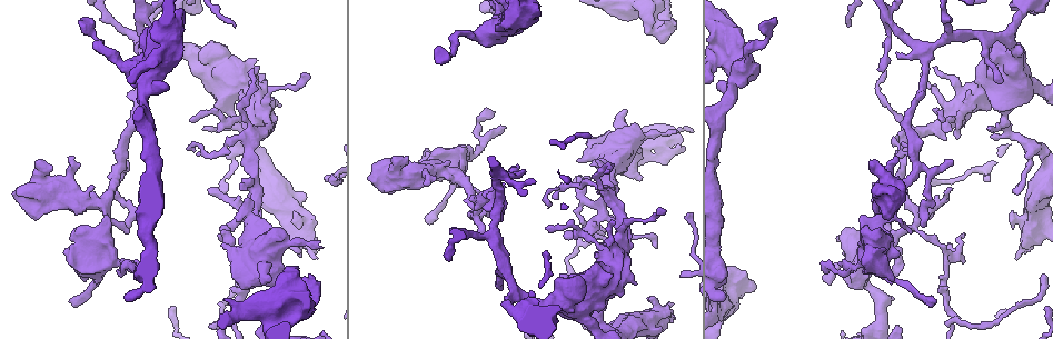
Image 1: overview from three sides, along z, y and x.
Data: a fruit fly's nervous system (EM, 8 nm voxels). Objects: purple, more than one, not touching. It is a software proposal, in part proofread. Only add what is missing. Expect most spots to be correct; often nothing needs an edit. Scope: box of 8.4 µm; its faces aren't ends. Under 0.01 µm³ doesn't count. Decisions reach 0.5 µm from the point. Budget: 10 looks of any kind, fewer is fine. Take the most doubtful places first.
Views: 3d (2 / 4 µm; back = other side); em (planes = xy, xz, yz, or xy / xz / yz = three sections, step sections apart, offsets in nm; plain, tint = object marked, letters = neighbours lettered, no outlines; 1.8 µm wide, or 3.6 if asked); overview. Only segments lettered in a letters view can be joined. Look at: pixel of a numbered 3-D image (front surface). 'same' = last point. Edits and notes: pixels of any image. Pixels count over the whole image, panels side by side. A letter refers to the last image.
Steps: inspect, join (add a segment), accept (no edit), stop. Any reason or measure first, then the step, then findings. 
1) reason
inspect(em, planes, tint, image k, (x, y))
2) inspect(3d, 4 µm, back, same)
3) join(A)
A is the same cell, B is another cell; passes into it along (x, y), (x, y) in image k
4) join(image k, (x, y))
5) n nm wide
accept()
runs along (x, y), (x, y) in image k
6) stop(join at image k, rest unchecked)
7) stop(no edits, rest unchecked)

inspect(3d, 2 µm, image 1, (256, 196))

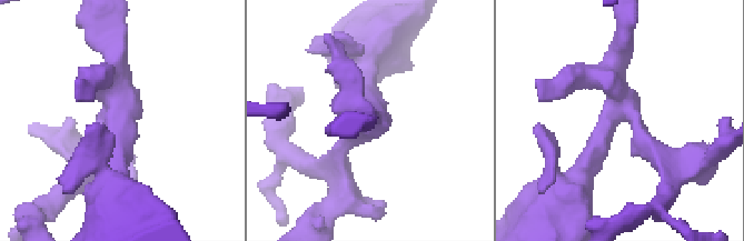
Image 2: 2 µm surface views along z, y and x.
now the EM
inspect(em, planes, plain, image 2, (117, 113))

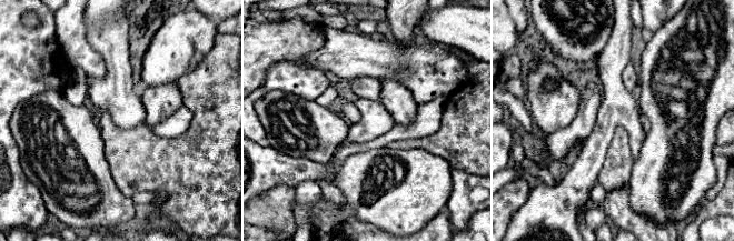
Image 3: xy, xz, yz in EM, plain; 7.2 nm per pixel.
see the neighbours
inspect(em, planes, letters, same)

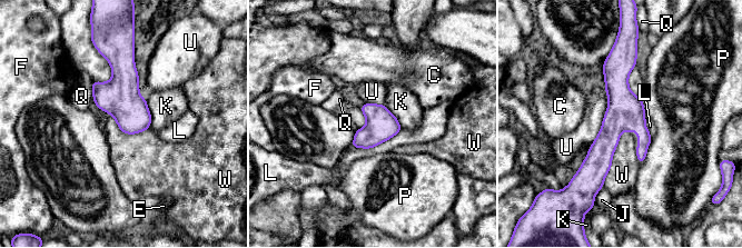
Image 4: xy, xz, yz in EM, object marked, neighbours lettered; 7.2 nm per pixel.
W touches over 460 nm
accept()
C, E, F, J, K, L, P, Q, U and W are other cells; runs along (616, 57), (616, 120), (599, 186) in image 4; none of them fits

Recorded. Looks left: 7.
sharp bend
inspect(em, planes, tint, image 1, (856, 266))

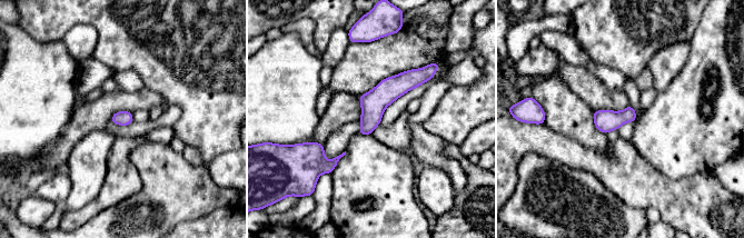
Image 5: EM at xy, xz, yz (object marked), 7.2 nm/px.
inspect(em, planes, letters, same)

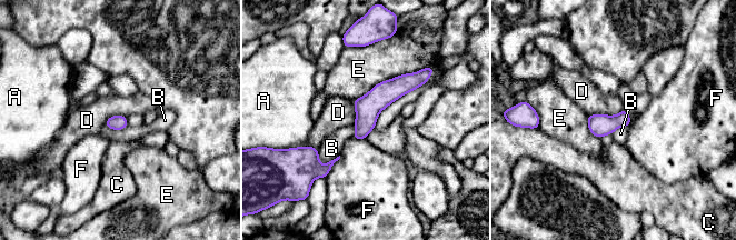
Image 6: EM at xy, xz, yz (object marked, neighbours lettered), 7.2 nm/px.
accept()
A, B, C, D, E and F are other cells; none of them fits

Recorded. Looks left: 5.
free end
inspect(3d, 2 µm, image 1, (416, 182))

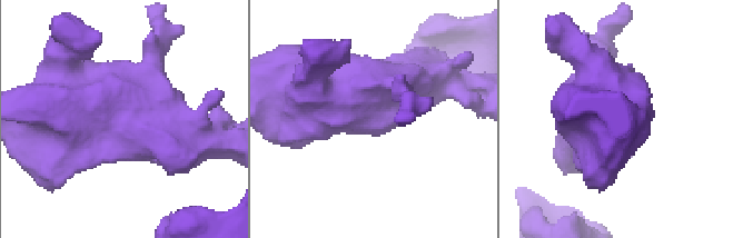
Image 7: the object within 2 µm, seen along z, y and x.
inspect(em, 3.6 µm, planes, tint, image 7, (379, 115))

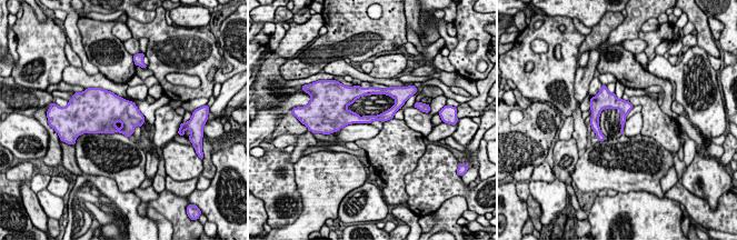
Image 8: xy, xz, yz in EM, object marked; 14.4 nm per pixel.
what lies round it
inspect(em, 3.6 µm, planes, letters, same)

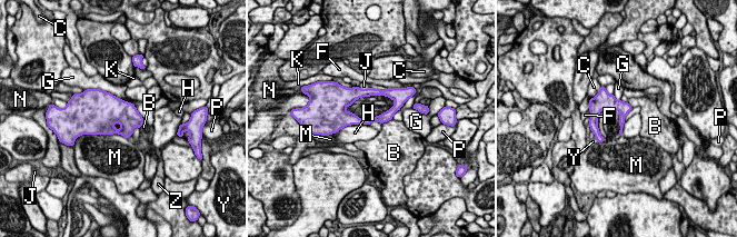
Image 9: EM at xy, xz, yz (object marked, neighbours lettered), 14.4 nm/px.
accept()
B, C, F, G, H, J, K, M, N, P, Y and Z are other cells; border along (631, 107), (624, 120) in image 9; none of them fits

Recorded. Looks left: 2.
inspect(3d, 4 µm, image 1, (993, 90))

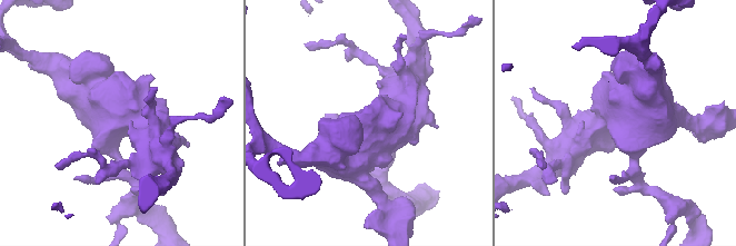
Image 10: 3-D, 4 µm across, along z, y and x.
4 arms
inspect(em, 3.6 µm, xy, step 16, letters, image 10, (614, 121))

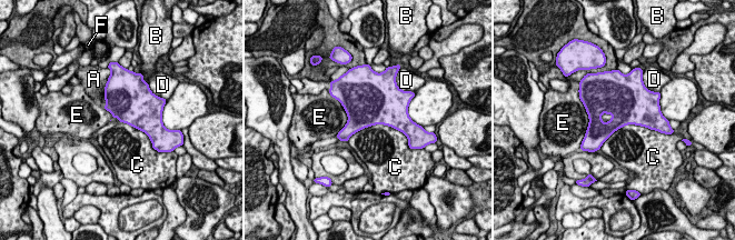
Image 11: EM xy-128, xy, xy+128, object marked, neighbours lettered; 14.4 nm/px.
240 nm wide
accept()
A, B, C, D, E and F are other cells; border along (404, 133), (371, 124), (347, 140) in image 11; none of them fits

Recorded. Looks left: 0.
stop(no edits, rest unchecked)

